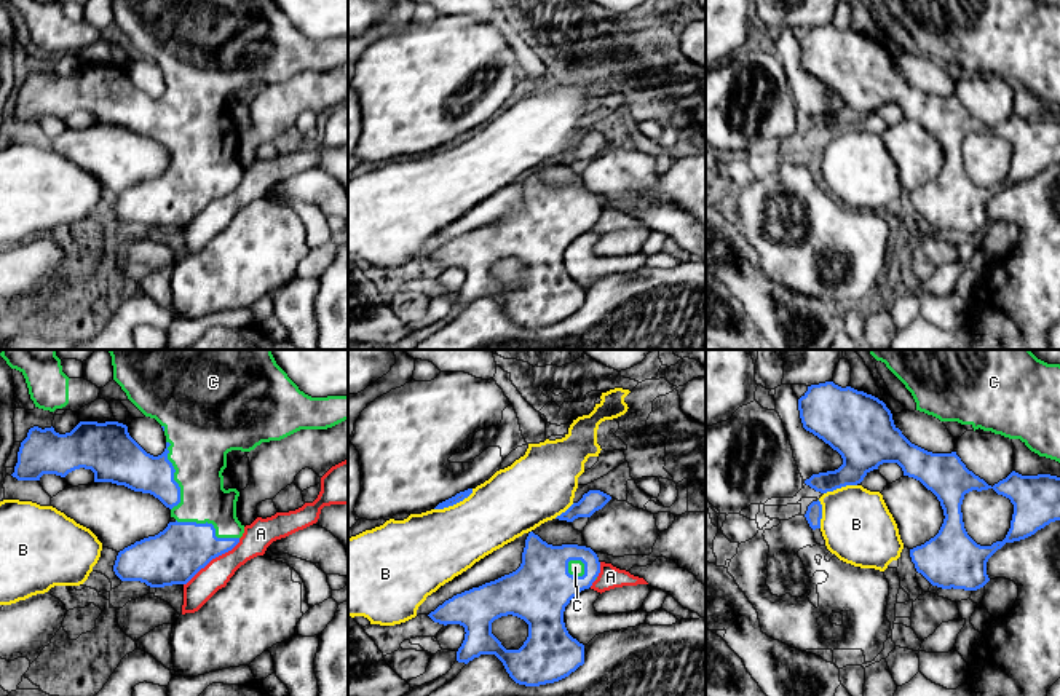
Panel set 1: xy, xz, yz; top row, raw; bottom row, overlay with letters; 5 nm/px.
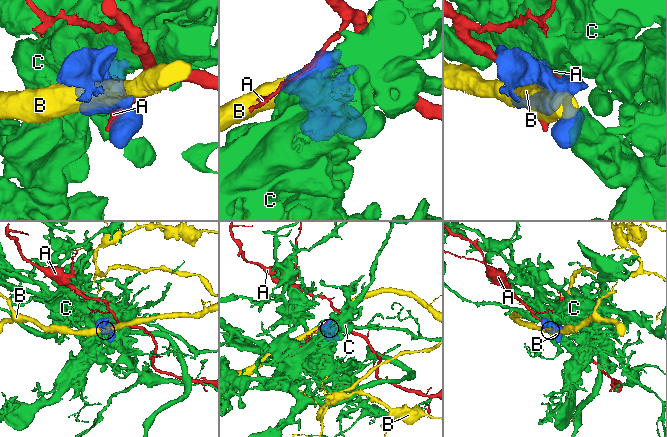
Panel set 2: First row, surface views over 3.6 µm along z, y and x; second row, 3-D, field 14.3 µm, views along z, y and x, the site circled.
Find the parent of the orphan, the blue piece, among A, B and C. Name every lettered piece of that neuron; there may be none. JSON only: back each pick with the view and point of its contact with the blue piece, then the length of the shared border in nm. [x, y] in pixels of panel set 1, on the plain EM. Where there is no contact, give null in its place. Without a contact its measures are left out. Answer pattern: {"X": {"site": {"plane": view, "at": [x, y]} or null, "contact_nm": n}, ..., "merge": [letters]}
{"C": {"site": {"plane": "xy", "at": [173, 118]}, "contact_nm": 360}, "merge": ["C"]}

